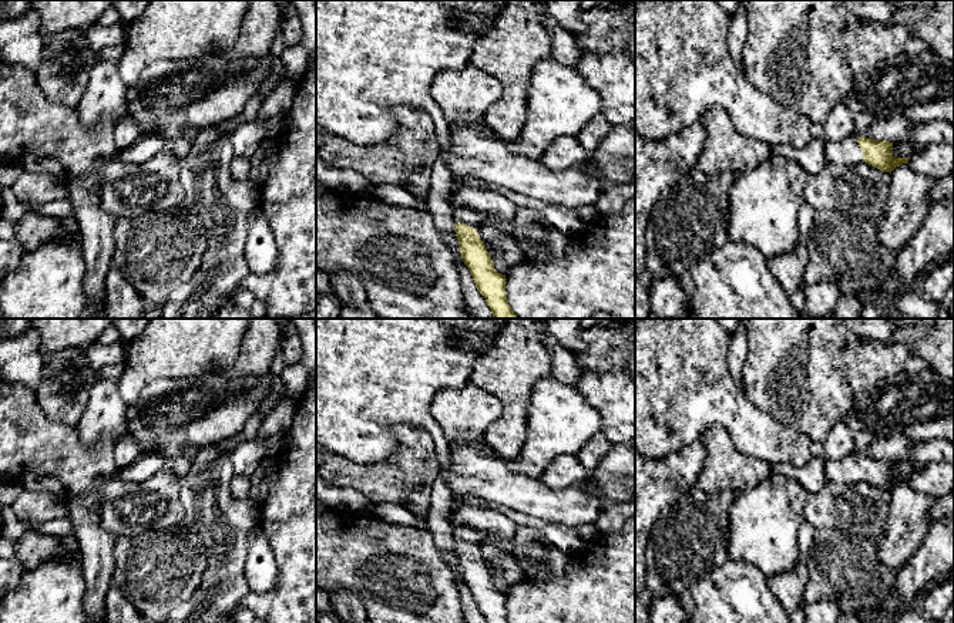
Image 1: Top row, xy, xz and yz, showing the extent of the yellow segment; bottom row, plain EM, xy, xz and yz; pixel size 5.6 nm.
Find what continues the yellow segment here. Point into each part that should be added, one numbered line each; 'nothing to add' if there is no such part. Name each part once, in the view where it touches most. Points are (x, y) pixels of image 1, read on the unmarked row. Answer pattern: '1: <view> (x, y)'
1: yz (847, 470)

